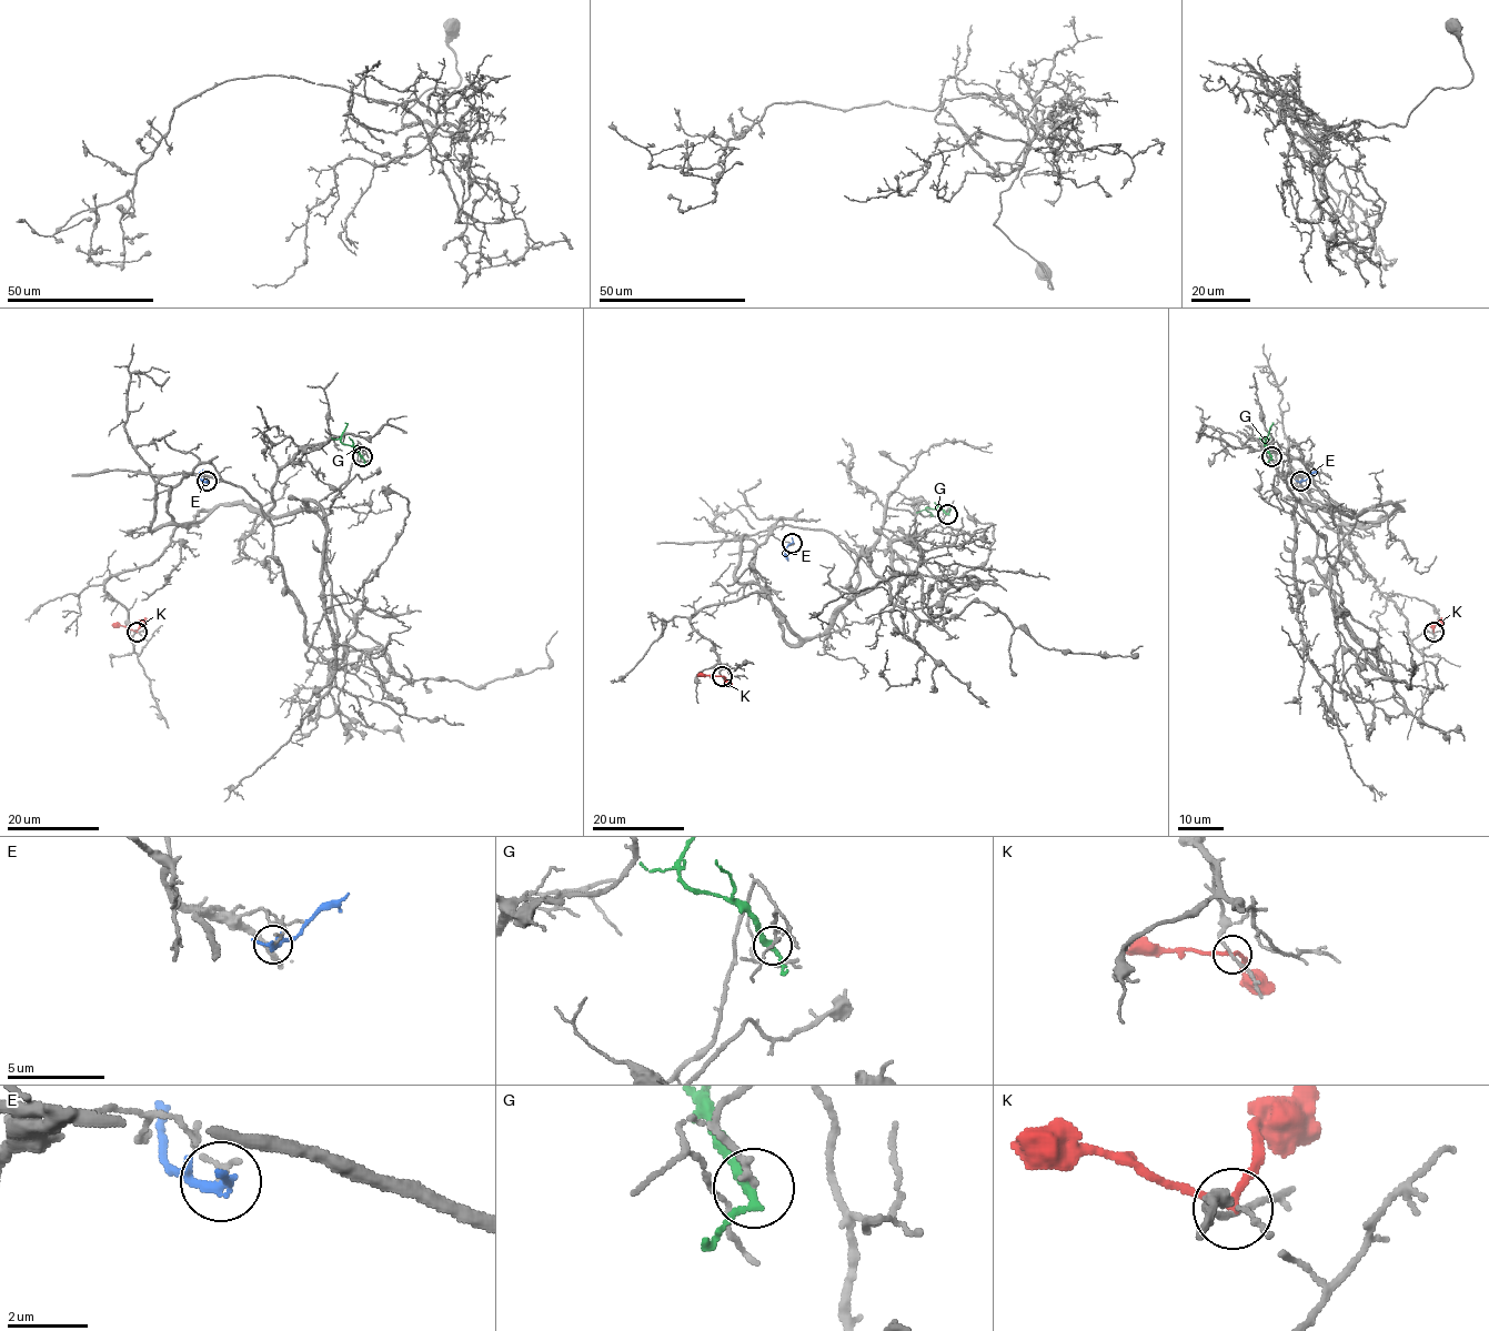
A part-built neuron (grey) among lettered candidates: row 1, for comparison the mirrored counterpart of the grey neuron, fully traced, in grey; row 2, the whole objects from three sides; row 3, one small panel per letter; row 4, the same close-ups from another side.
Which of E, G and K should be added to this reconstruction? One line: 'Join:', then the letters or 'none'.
Join: none

